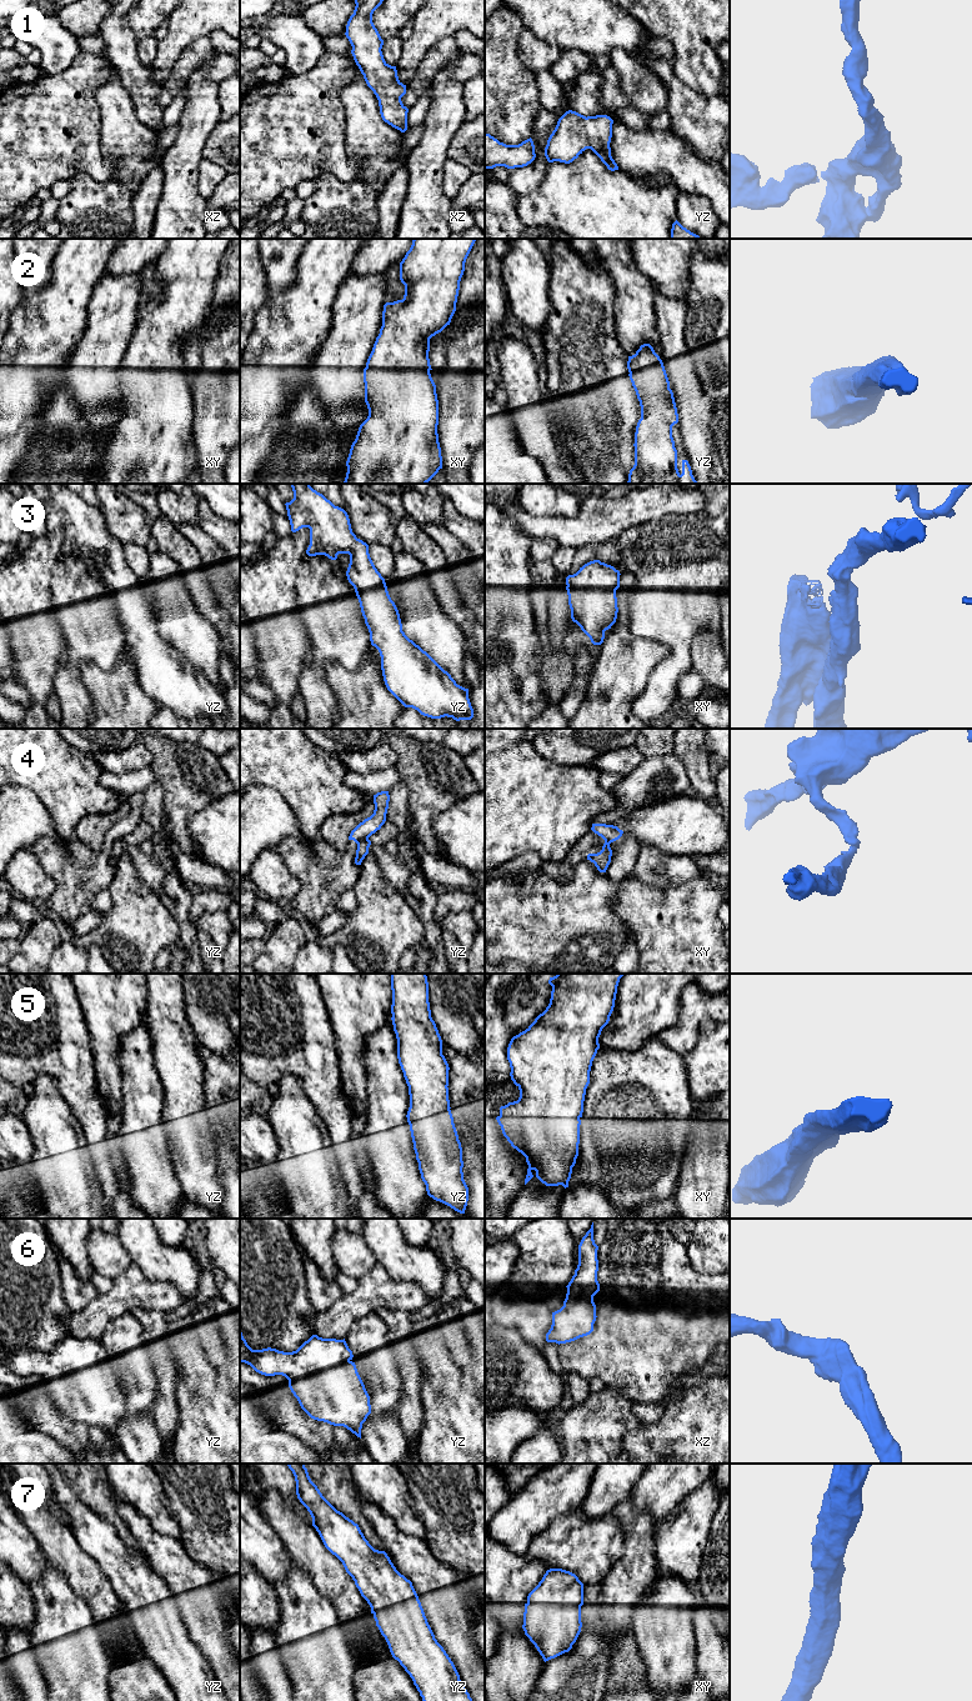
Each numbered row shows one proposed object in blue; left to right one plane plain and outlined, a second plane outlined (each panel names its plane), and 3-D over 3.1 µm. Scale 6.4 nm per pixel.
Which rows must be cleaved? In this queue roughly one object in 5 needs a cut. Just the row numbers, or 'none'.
4

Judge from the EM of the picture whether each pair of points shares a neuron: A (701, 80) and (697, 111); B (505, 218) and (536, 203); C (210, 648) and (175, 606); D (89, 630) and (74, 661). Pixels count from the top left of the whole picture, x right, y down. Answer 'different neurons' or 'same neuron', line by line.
A: different neurons
B: different neurons
C: same neuron
D: same neuron

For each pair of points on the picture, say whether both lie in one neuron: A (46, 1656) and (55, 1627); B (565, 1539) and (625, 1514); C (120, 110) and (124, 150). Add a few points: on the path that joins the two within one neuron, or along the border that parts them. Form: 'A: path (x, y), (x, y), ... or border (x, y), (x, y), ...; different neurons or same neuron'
A: path (54, 1649), (55, 1635); same neuron
B: border (612, 1511), (621, 1525), (624, 1546); different neurons
C: path (120, 120), (124, 140); same neuron

